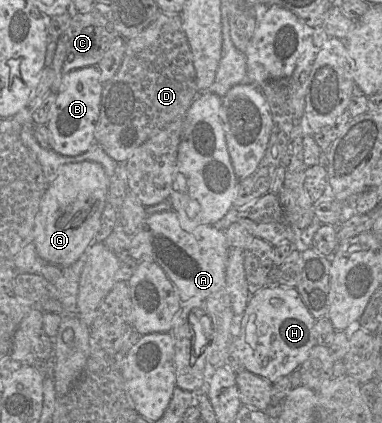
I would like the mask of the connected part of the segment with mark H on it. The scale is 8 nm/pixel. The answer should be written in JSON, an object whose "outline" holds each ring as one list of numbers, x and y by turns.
{"outline":[[267,285,251,296,243,313,240,335,235,340,237,356,248,371,275,383,279,378,298,370,308,358,309,352,316,345,315,322,316,319,305,306,296,287]]}

